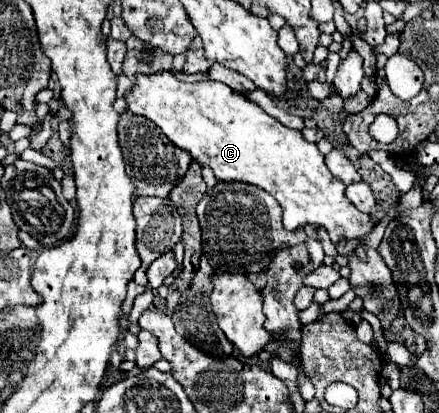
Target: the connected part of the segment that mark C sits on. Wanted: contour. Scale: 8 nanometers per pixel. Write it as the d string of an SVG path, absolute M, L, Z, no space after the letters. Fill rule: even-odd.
M157 71L153 75L137 75L133 89L125 93L125 101L135 115L143 115L151 119L157 127L161 127L161 131L169 137L173 145L191 153L191 157L199 165L209 165L219 181L243 181L271 193L283 209L285 229L297 229L307 223L313 223L315 227L325 227L333 243L339 243L341 237L363 239L365 233L373 229L371 217L357 211L353 203L349 203L343 191L343 183L331 175L315 143L305 141L301 131L287 129L285 125L281 125L275 117L267 115L259 105L249 101L245 95L237 95L225 83L219 81L201 81L201 85L185 83L179 81L171 71Z

